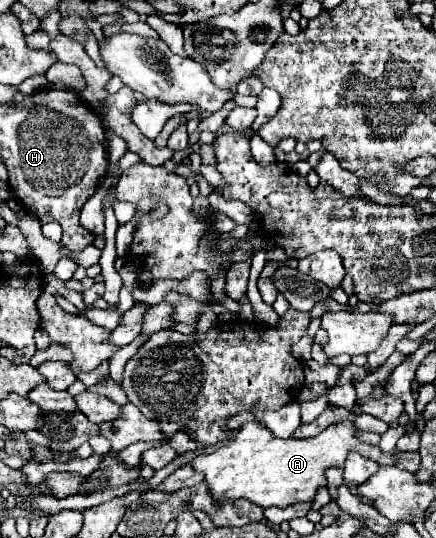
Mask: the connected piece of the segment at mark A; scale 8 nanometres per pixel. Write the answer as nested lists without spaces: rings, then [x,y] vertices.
[[[253,421],[245,423],[235,439],[229,439],[221,449],[193,459],[193,469],[205,473],[205,483],[217,501],[249,499],[259,507],[289,507],[299,501],[315,501],[321,487],[327,487],[325,471],[329,467],[343,467],[347,453],[357,451],[379,465],[395,465],[393,453],[383,453],[379,445],[357,439],[353,421],[341,421],[311,439],[279,439],[265,425]]]

